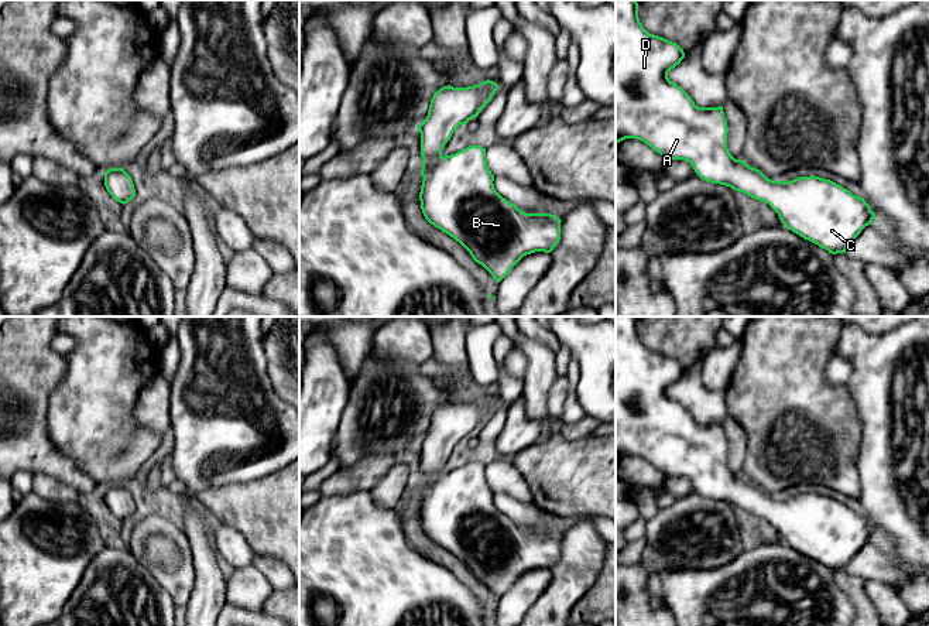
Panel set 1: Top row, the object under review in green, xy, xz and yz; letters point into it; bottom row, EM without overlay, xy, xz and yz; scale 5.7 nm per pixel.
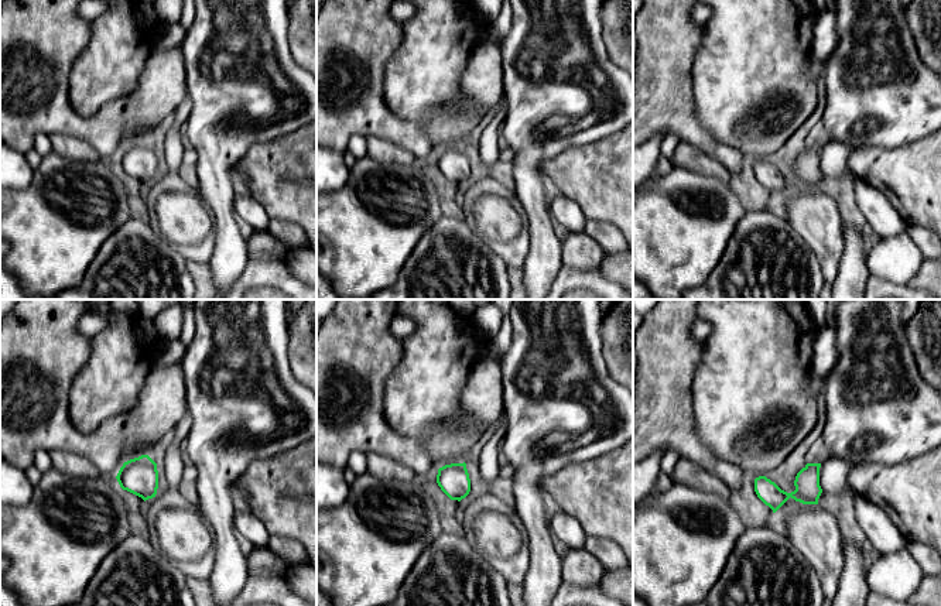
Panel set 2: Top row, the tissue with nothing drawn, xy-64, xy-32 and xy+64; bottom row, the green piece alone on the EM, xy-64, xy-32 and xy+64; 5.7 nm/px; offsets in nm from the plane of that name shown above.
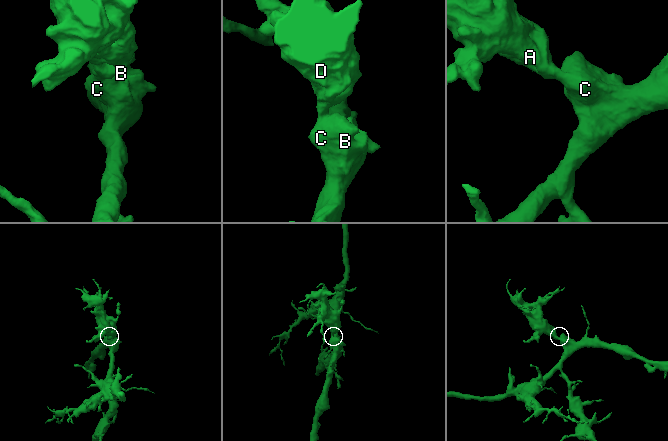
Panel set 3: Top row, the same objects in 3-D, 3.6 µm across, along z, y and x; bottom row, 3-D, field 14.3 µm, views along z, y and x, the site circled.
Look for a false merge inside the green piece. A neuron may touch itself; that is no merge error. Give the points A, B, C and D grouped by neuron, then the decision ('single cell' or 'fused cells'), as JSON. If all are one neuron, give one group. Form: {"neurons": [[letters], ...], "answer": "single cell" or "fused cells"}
{"neurons": [["A", "B", "C", "D"]], "answer": "single cell"}

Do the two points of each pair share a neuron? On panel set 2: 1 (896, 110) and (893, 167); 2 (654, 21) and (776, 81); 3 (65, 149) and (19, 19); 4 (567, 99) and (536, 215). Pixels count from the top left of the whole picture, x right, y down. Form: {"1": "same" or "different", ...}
{"1": "different", "2": "different", "3": "different", "4": "same"}

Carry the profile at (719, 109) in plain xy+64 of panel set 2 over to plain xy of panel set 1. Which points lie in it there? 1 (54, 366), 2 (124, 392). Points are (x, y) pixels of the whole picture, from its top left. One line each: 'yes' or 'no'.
1: no
2: yes

